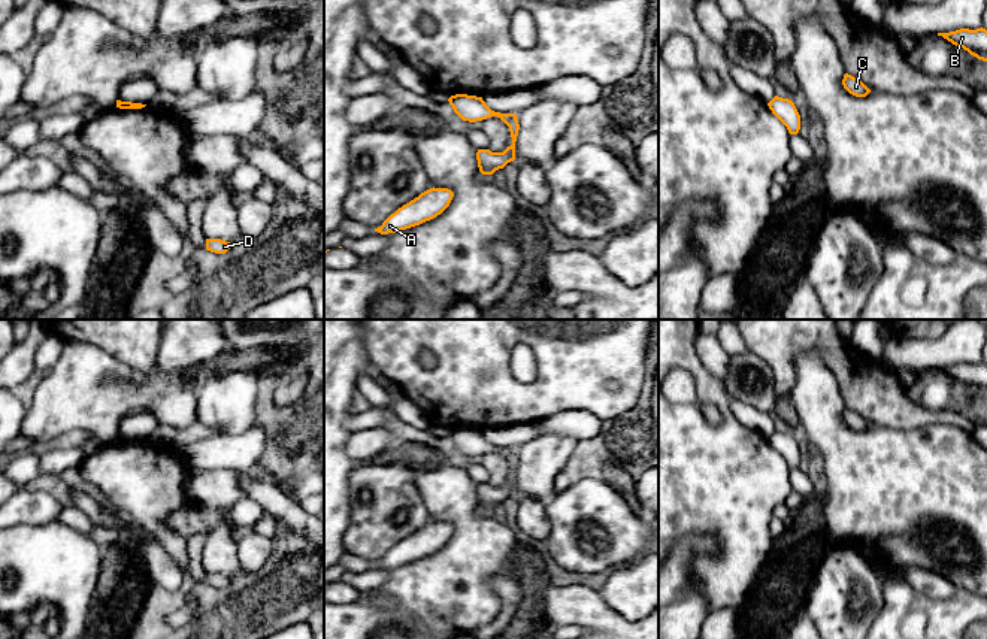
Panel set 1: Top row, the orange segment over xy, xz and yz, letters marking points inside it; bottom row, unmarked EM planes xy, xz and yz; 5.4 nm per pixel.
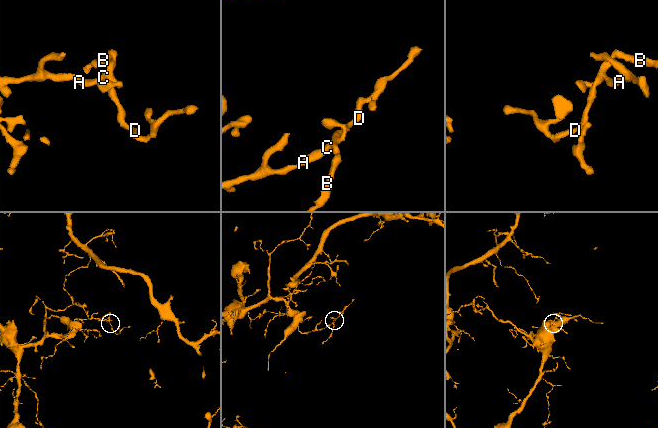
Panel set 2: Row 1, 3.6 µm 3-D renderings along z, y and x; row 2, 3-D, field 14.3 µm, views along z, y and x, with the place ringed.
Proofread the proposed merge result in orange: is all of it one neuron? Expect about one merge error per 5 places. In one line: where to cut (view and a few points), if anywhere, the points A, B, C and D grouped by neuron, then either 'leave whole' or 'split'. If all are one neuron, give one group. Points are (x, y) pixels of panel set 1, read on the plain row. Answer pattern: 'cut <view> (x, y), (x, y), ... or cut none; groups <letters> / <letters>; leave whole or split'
cut none; groups A B C D; leave whole

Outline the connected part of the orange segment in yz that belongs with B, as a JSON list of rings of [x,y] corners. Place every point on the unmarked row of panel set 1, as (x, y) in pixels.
[[[960,363],[950,367],[938,367],[953,379],[963,382],[978,394],[987,396],[987,364],[986,363]]]

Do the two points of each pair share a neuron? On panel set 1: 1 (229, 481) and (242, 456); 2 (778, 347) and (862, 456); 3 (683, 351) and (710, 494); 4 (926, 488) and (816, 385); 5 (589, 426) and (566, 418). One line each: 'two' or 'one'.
1: two
2: two
3: one
4: one
5: one

